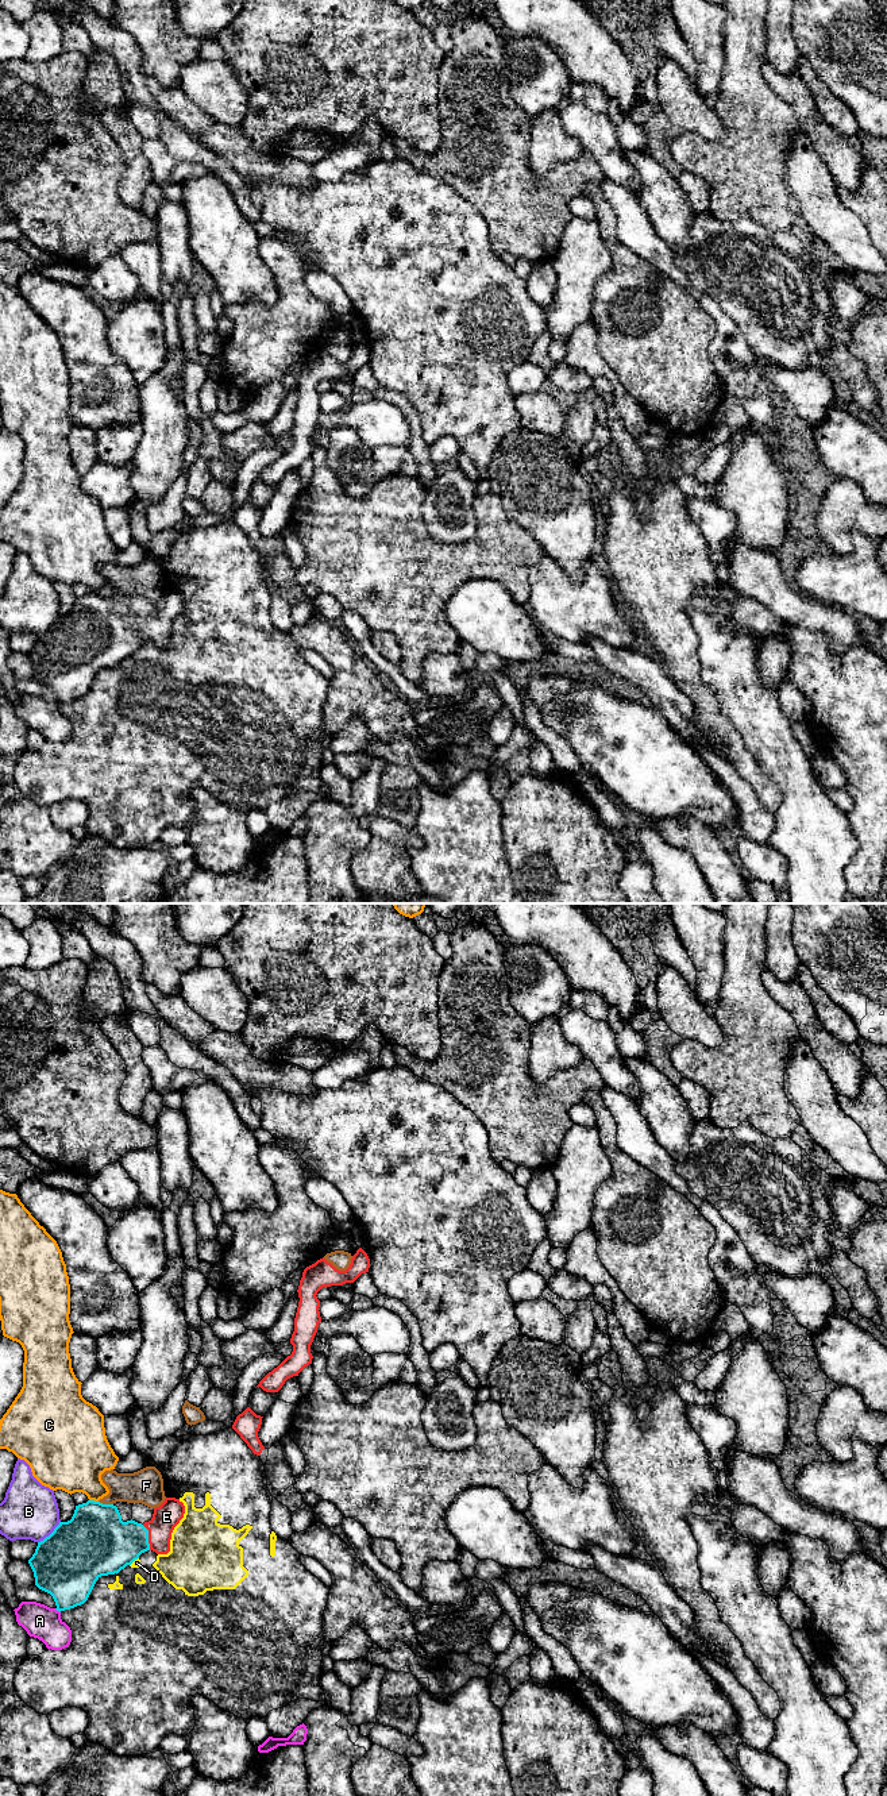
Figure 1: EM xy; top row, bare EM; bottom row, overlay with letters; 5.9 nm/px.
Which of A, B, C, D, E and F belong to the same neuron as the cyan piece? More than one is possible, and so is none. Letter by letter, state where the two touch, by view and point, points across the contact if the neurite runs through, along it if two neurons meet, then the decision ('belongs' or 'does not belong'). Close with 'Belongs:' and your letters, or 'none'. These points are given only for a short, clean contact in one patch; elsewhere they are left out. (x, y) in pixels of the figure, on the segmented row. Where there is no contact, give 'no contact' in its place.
A: contact xy (57, 1610); does not belong
B: contact xy (51, 1533); does not belong
C: contact xy (93, 1500); does not belong
D: contact xy (134, 1560); does not belong
E: contact xy (147, 1537); way xy (107, 1545), (147, 1537), (166, 1517); belongs
F: contact xy (105, 1504); does not belong
Belongs: E

